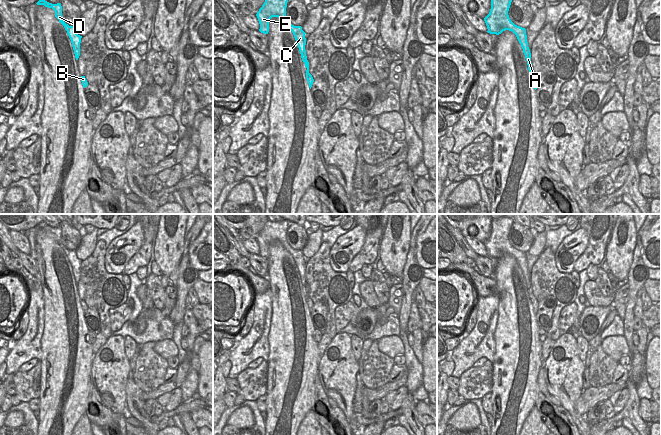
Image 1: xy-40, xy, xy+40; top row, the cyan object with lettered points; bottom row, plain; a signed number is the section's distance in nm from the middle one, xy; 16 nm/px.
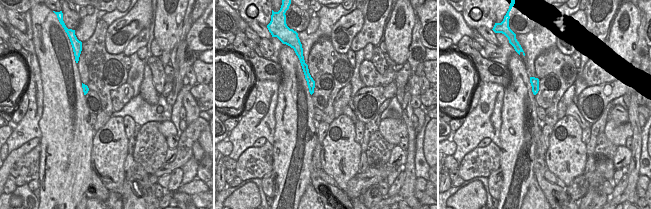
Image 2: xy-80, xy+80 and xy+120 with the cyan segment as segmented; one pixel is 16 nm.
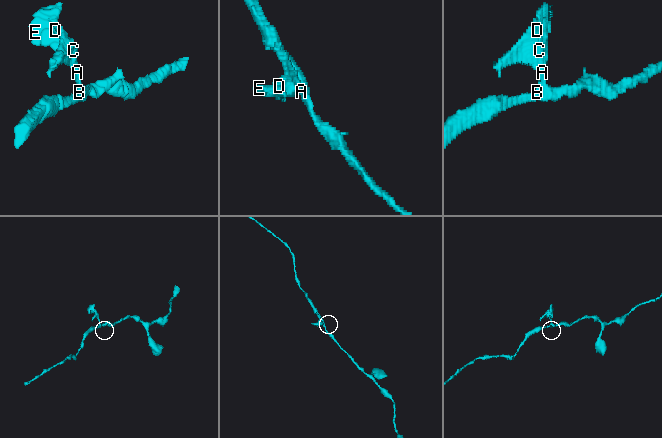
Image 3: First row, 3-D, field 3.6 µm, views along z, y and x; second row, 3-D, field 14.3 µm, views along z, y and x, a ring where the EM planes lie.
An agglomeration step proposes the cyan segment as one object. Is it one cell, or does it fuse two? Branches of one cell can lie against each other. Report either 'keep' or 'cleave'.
cleave

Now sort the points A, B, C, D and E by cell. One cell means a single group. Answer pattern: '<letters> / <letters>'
A C D E / B

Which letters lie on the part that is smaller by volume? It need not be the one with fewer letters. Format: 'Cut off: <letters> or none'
Cut off: A, C, D, E

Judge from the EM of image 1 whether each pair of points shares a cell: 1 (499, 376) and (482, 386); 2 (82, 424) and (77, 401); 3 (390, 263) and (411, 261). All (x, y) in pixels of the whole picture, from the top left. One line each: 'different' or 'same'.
1: different
2: different
3: different

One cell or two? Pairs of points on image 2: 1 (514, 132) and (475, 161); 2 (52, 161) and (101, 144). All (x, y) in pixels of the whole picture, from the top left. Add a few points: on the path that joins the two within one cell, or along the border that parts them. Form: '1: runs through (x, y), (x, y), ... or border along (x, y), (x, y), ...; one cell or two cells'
1: border along (500, 148), (499, 167); two cells
2: border along (96, 131), (91, 150), (91, 169); two cells

